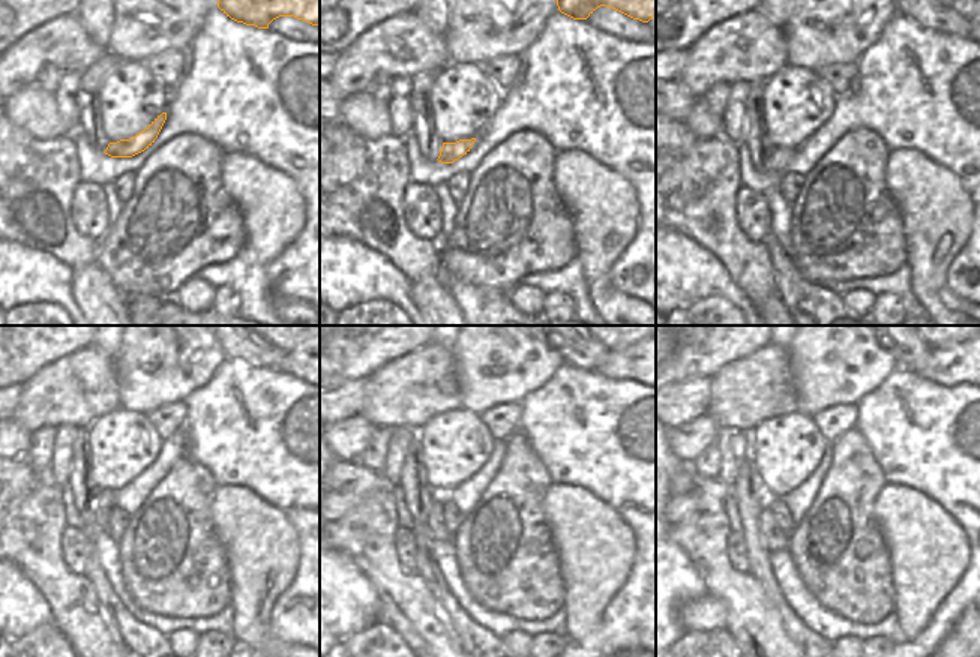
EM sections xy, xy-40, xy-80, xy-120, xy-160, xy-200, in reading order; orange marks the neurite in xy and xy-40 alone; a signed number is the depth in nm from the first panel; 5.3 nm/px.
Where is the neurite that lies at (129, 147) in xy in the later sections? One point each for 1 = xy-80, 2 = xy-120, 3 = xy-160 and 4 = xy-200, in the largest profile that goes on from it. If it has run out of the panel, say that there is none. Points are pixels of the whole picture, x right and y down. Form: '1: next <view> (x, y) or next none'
1: next xy-80 (781, 156)
2: next xy-120 (105, 497)
3: next xy-160 (435, 525)
4: next xy-200 (773, 537)

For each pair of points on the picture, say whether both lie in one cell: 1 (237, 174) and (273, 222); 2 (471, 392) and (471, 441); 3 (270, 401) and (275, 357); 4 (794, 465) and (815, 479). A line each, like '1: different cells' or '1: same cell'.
1: same cell
2: different cells
3: different cells
4: different cells

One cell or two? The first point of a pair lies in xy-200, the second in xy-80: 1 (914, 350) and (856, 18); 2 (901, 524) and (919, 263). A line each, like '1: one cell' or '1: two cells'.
1: two cells
2: one cell

